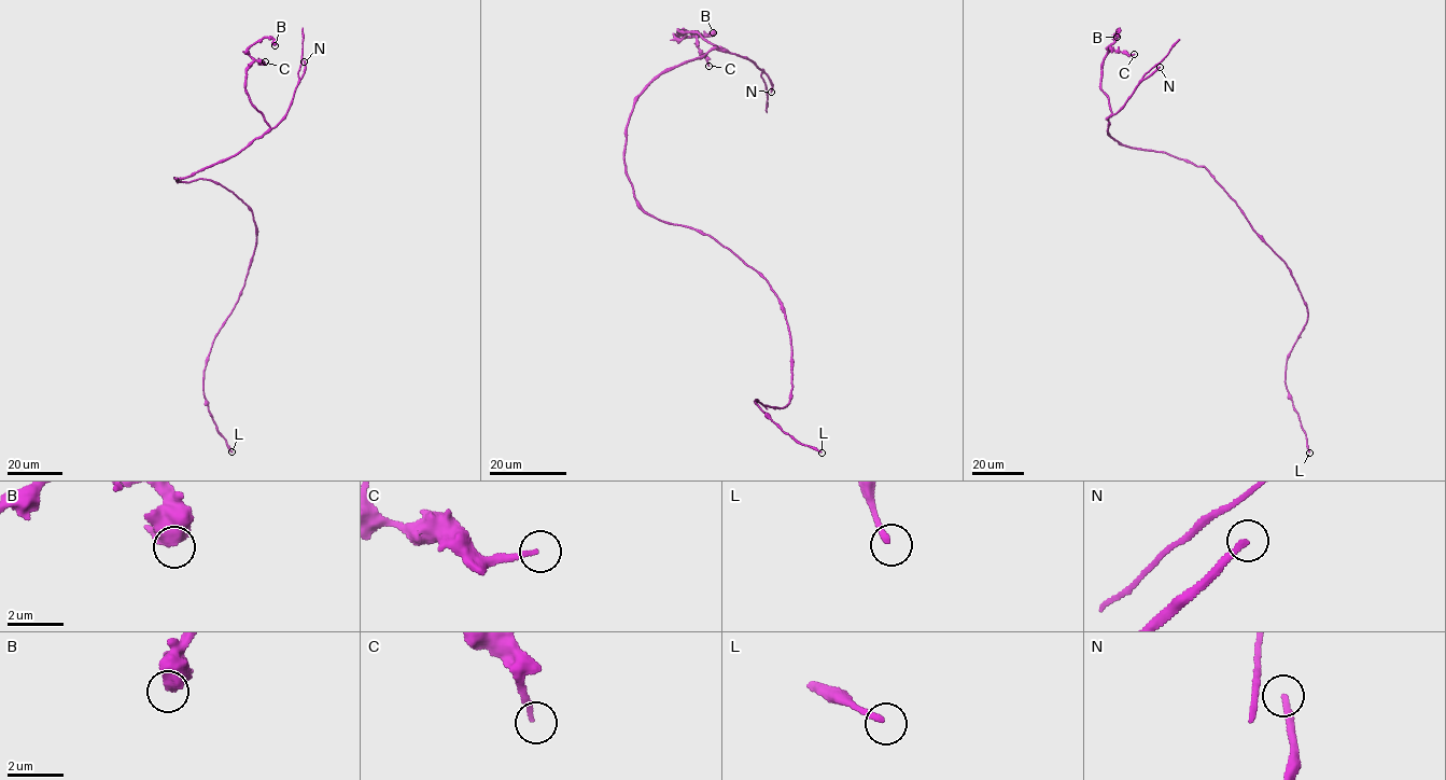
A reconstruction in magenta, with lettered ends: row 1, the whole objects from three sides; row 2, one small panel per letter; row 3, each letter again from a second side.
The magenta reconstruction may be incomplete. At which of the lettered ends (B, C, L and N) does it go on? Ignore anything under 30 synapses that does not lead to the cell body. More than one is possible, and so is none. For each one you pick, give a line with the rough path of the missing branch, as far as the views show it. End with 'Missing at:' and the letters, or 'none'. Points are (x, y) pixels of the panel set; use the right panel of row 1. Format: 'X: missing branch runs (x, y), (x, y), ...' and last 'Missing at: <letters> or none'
N: missing branch runs (1160, 67), (1230, 1), (1176, 72), (1161, 72), (1150, 49), (1147, 63), (1134, 60)
Missing at: N

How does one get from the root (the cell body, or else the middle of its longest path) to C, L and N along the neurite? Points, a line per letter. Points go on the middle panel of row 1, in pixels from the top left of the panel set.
C: (706, 235), (641, 207), (625, 149), (634, 102), (655, 78), (726, 51), (677, 29), (697, 39), (709, 66)
L: (706, 235), (769, 283), (786, 320), (792, 352), (789, 403), (780, 408), (755, 401), (784, 432), (822, 453)
N: (706, 235), (650, 216), (636, 199), (625, 154), (634, 102), (660, 73), (717, 49), (748, 59), (771, 92)

